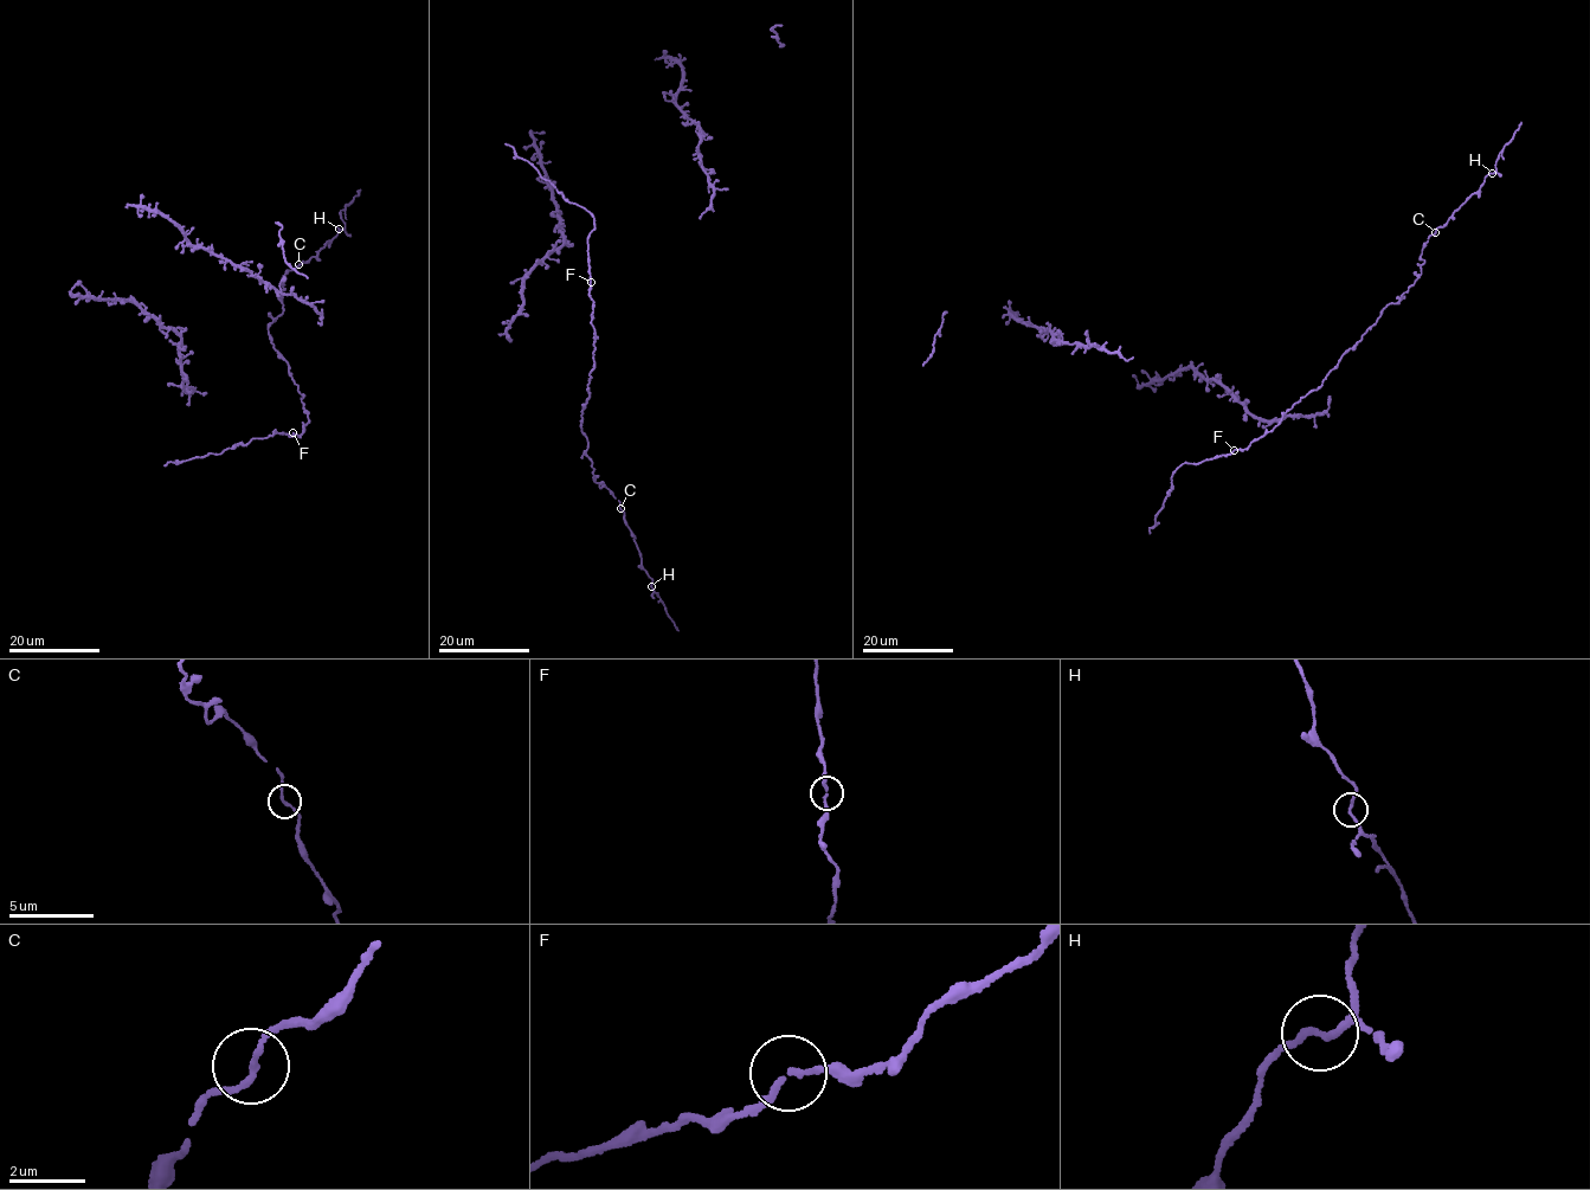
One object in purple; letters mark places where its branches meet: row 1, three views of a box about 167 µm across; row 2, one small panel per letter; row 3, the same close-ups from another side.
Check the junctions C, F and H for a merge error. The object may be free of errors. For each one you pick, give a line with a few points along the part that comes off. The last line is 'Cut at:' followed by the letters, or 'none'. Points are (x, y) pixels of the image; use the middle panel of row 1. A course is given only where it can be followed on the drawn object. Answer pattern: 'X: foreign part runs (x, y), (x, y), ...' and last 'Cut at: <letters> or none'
Cut at: none

